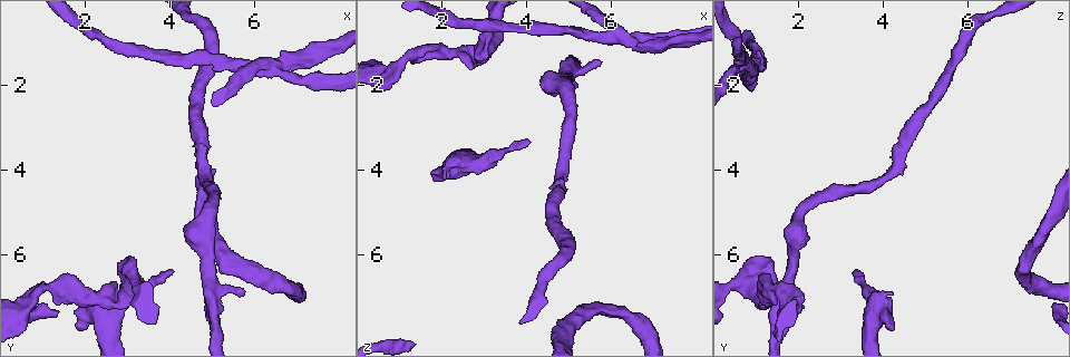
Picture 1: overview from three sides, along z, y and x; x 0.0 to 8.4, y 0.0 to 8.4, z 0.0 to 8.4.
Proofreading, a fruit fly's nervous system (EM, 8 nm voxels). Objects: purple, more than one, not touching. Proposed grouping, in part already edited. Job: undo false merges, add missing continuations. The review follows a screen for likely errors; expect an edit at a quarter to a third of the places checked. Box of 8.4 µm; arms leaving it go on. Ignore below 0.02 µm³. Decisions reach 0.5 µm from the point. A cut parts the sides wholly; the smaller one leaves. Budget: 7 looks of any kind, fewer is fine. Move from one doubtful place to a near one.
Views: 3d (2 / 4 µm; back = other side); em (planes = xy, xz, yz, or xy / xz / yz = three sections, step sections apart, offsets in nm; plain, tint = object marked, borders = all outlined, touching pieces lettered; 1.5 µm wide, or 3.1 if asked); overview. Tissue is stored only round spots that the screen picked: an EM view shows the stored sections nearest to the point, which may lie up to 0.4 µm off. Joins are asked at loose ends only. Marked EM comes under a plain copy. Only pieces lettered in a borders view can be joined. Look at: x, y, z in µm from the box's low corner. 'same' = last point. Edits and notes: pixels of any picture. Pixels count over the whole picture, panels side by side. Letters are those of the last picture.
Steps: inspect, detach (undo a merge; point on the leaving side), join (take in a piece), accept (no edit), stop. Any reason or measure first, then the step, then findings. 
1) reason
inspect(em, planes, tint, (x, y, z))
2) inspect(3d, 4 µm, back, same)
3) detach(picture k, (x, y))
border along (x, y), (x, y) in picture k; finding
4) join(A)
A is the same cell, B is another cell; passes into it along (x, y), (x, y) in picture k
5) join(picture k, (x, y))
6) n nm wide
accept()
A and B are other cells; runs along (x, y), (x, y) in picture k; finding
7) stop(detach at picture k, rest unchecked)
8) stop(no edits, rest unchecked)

an open end
inspect(em, xy, step 4, tint, (5.75, 6.90, 1.45))

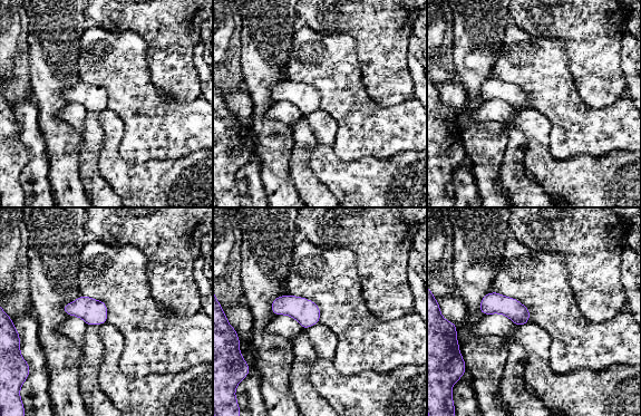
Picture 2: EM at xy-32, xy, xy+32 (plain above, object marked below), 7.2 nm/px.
cut it another way
inspect(em, planes, borders, same)

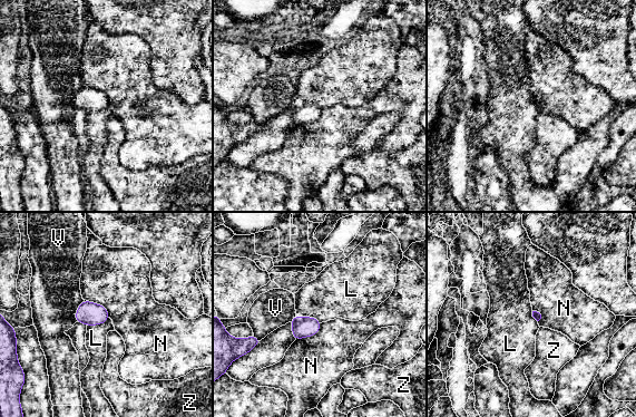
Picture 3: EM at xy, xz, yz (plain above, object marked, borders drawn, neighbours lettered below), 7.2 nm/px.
N touches over 240 nm
accept()
L, N, V and Z are other cells; border along (296, 314), (313, 317), (321, 322) in picture 3; no lettered piece goes on from it

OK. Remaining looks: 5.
tapers out
inspect(em, planes, borders, (4.10, 6.40, 3.35))

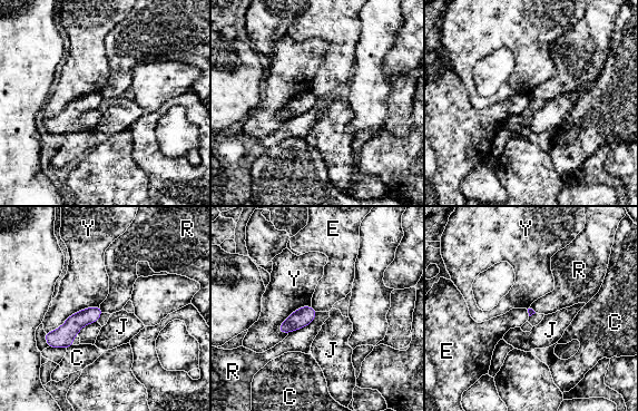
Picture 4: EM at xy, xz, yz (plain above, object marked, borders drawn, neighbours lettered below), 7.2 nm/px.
accept()
C, E, J, R and Y are other cells; runs along (97, 309), (50, 344) in picture 4; no lettered piece goes on from it

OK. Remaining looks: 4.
arms run side by side
inspect(em, yz, step 8, borders, (6.30, 1.50, 0.85))

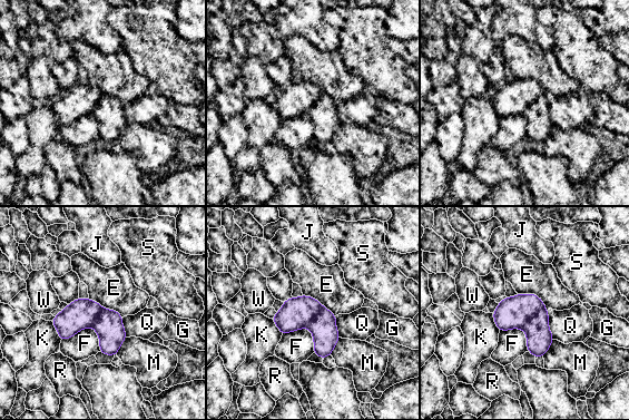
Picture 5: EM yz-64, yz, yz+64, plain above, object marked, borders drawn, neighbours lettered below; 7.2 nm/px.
another direction
inspect(em, planes, borders, same)

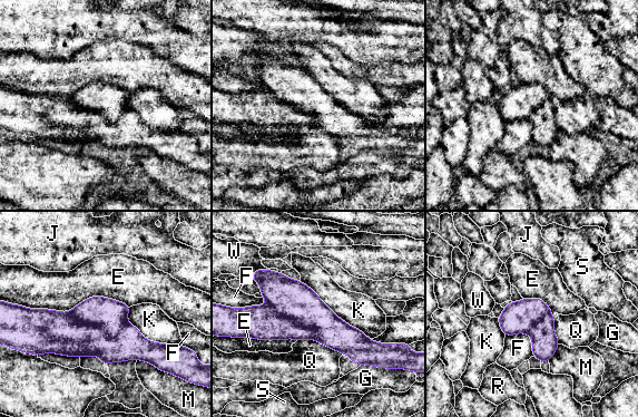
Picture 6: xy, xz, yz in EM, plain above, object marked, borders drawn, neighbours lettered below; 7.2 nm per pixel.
E touches over 750 nm
detach(picture 6, (110, 316))
E, F, G, J, K, M, Q, R, S and W are other cells; border along (67, 312), (110, 337), (127, 323) in picture 6; a second cell is stuck on

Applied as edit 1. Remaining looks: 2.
stop(detach at picture 6, rest unchecked)

